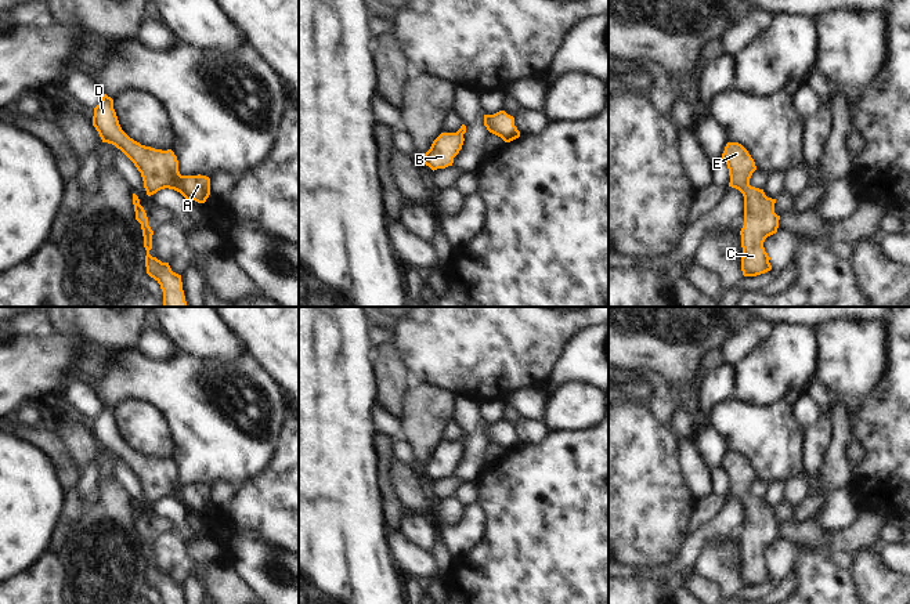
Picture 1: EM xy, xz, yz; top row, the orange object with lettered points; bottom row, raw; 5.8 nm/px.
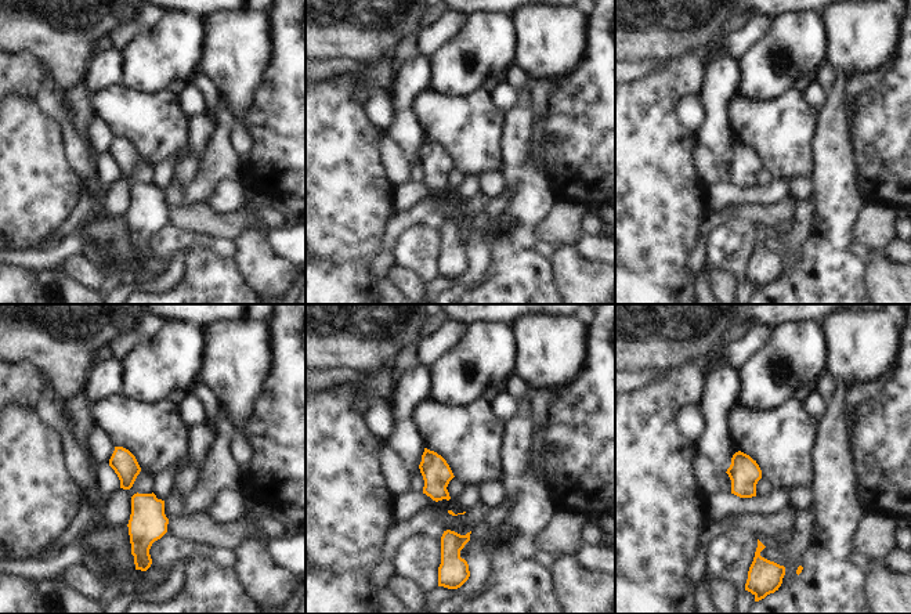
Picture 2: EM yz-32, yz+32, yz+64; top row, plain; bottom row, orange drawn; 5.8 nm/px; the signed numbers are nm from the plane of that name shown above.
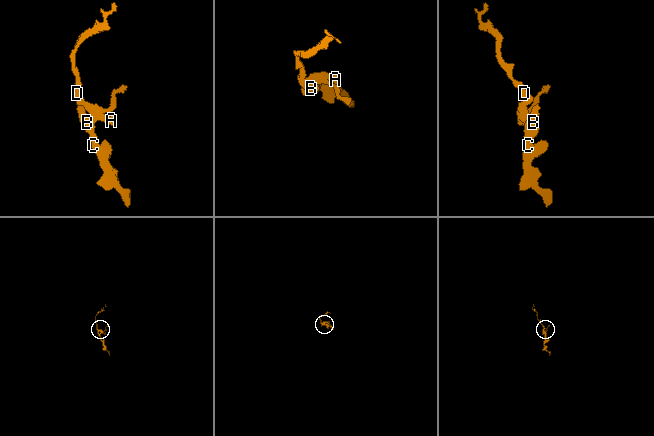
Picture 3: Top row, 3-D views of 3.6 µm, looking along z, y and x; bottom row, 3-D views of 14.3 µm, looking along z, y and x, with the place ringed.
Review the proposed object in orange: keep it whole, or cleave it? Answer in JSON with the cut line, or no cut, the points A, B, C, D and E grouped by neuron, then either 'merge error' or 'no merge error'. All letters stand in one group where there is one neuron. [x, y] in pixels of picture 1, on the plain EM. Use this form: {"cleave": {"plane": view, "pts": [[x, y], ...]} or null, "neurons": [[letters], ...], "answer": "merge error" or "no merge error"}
{"cleave": null, "neurons": [["A", "B", "C", "D", "E"]], "answer": "no merge error"}

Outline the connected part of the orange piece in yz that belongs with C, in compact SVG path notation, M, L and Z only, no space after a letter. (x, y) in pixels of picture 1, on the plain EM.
M727 452L722 469L729 478L729 496L739 499L744 506L744 535L740 540L741 581L744 586L756 586L772 579L763 551L779 538L780 525L774 522L776 509L768 507L763 499L750 495L756 475L741 453Z

